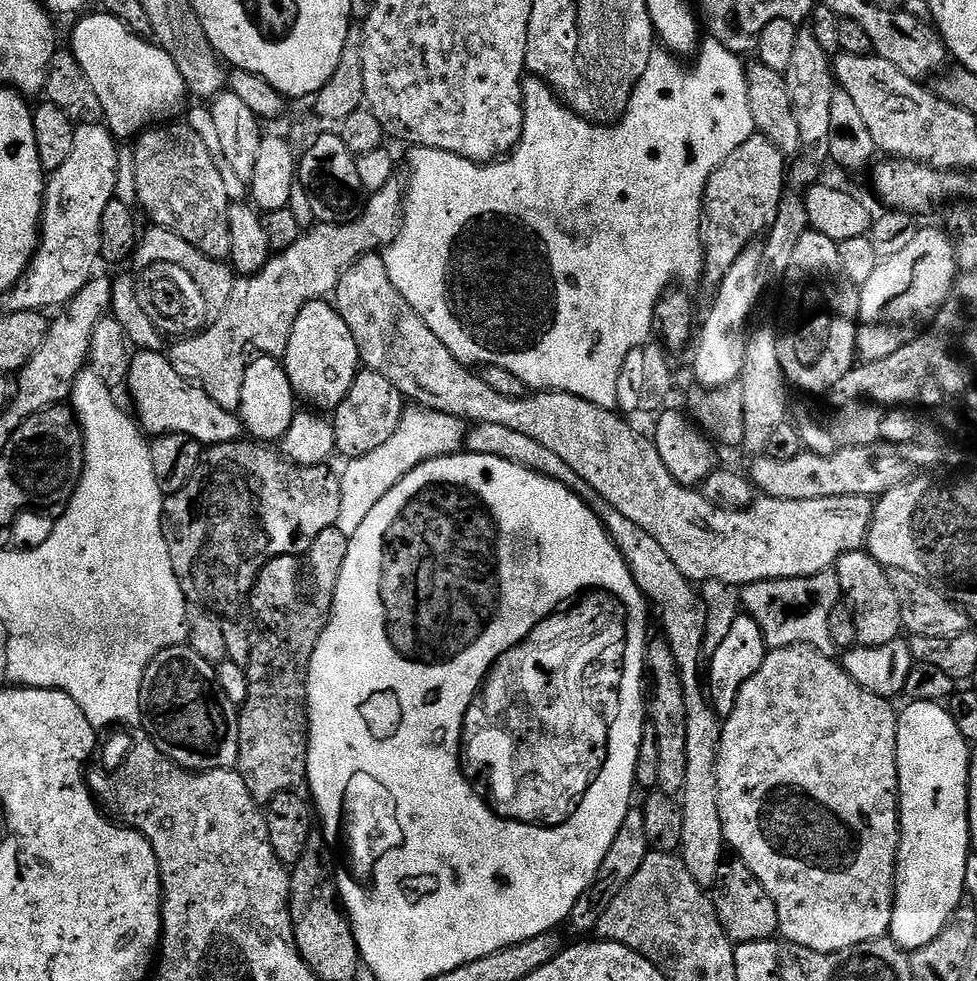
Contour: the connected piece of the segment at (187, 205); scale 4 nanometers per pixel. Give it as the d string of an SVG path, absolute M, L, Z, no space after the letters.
M168 122L163 126L153 126L135 137L136 149L132 152L130 167L134 181L134 196L144 207L151 223L158 228L165 228L178 238L184 238L202 254L215 260L228 260L230 254L230 234L228 233L228 206L226 182L222 182L222 174L218 174L218 166L214 166L214 158L210 158L210 150L206 150L206 142L198 138L198 134L186 122Z

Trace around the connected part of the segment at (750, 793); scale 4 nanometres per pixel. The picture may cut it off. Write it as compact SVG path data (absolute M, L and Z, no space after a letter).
M795 644L785 648L774 648L758 666L758 674L742 686L738 694L738 702L734 702L734 710L723 721L720 729L720 749L718 750L718 762L716 763L716 777L718 778L718 814L722 818L722 830L724 842L729 849L737 852L739 863L744 864L758 878L760 885L770 894L774 906L778 910L779 935L785 936L789 945L798 948L809 948L815 952L847 952L850 948L857 948L859 944L865 944L871 940L883 940L889 935L892 926L892 898L896 890L896 855L900 849L900 783L898 782L898 750L896 749L896 722L898 719L897 709L892 709L887 699L875 696L866 691L854 678L850 678L839 663L835 664L832 656L824 656L817 648L807 648L805 644Z

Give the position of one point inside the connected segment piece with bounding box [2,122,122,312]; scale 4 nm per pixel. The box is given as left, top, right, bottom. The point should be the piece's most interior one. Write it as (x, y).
(75, 196)

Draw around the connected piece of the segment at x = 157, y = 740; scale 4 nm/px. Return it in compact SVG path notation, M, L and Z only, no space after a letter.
M190 647L167 648L150 662L142 678L140 724L154 746L188 772L235 769L238 765L238 708L227 700L216 681L214 665Z

